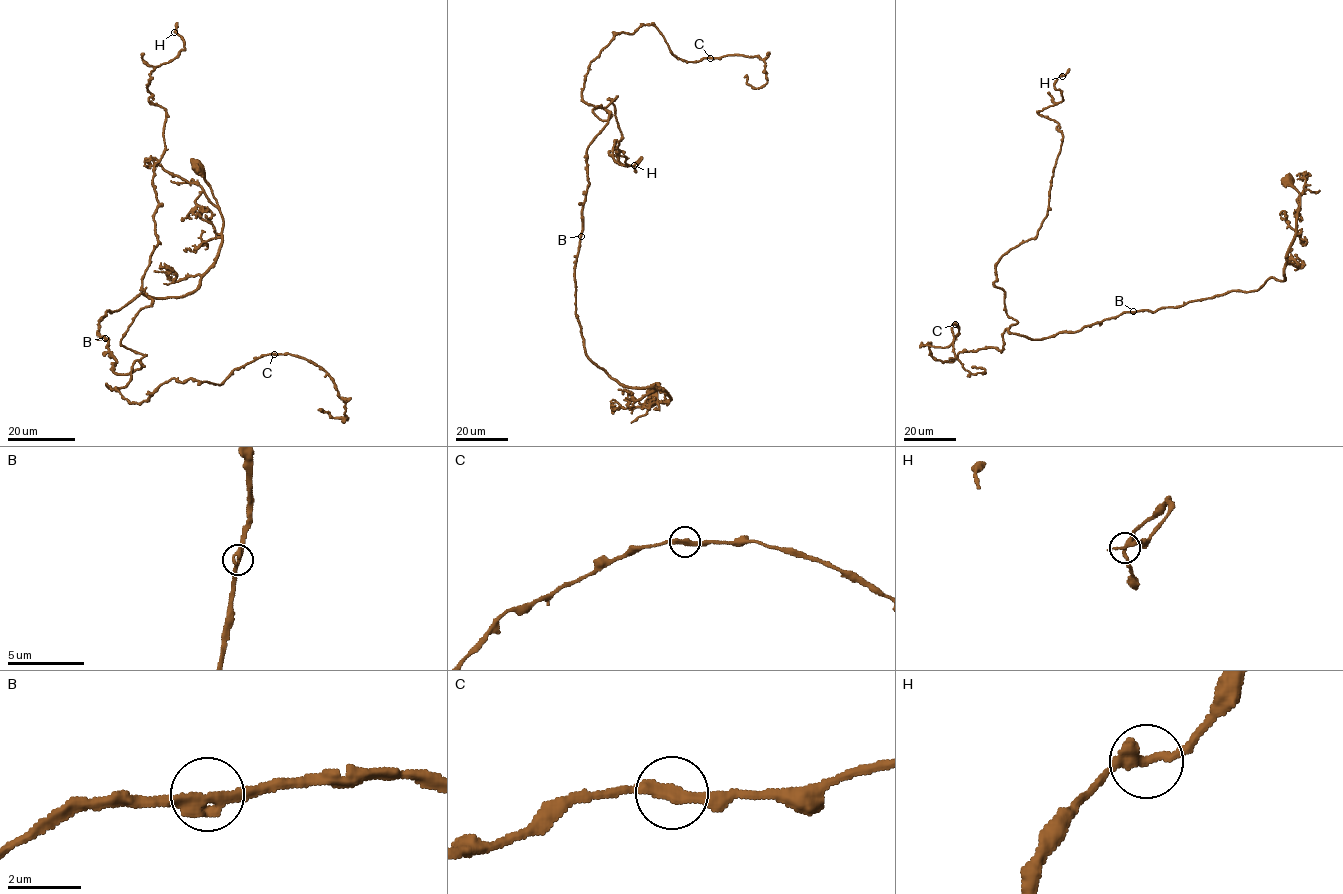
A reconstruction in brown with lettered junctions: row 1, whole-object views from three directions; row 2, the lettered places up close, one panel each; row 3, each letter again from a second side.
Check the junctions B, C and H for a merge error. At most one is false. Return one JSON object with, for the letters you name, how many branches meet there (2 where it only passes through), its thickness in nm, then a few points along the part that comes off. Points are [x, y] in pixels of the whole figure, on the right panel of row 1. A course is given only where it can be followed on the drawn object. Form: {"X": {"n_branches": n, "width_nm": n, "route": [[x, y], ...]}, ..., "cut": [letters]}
{"cut": []}

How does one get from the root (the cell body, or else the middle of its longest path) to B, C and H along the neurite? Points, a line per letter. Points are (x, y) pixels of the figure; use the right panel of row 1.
B: (1287, 179), (1299, 194), (1300, 205), (1284, 280), (1269, 278), (1254, 291), (1230, 291), (1153, 312), (1133, 311)
C: (1287, 179), (1282, 281), (937, 360), (922, 343), (946, 347), (955, 324)
H: (1287, 179), (1284, 280), (1010, 333), (995, 264), (1046, 215), (1063, 135), (1037, 112), (1062, 75)

